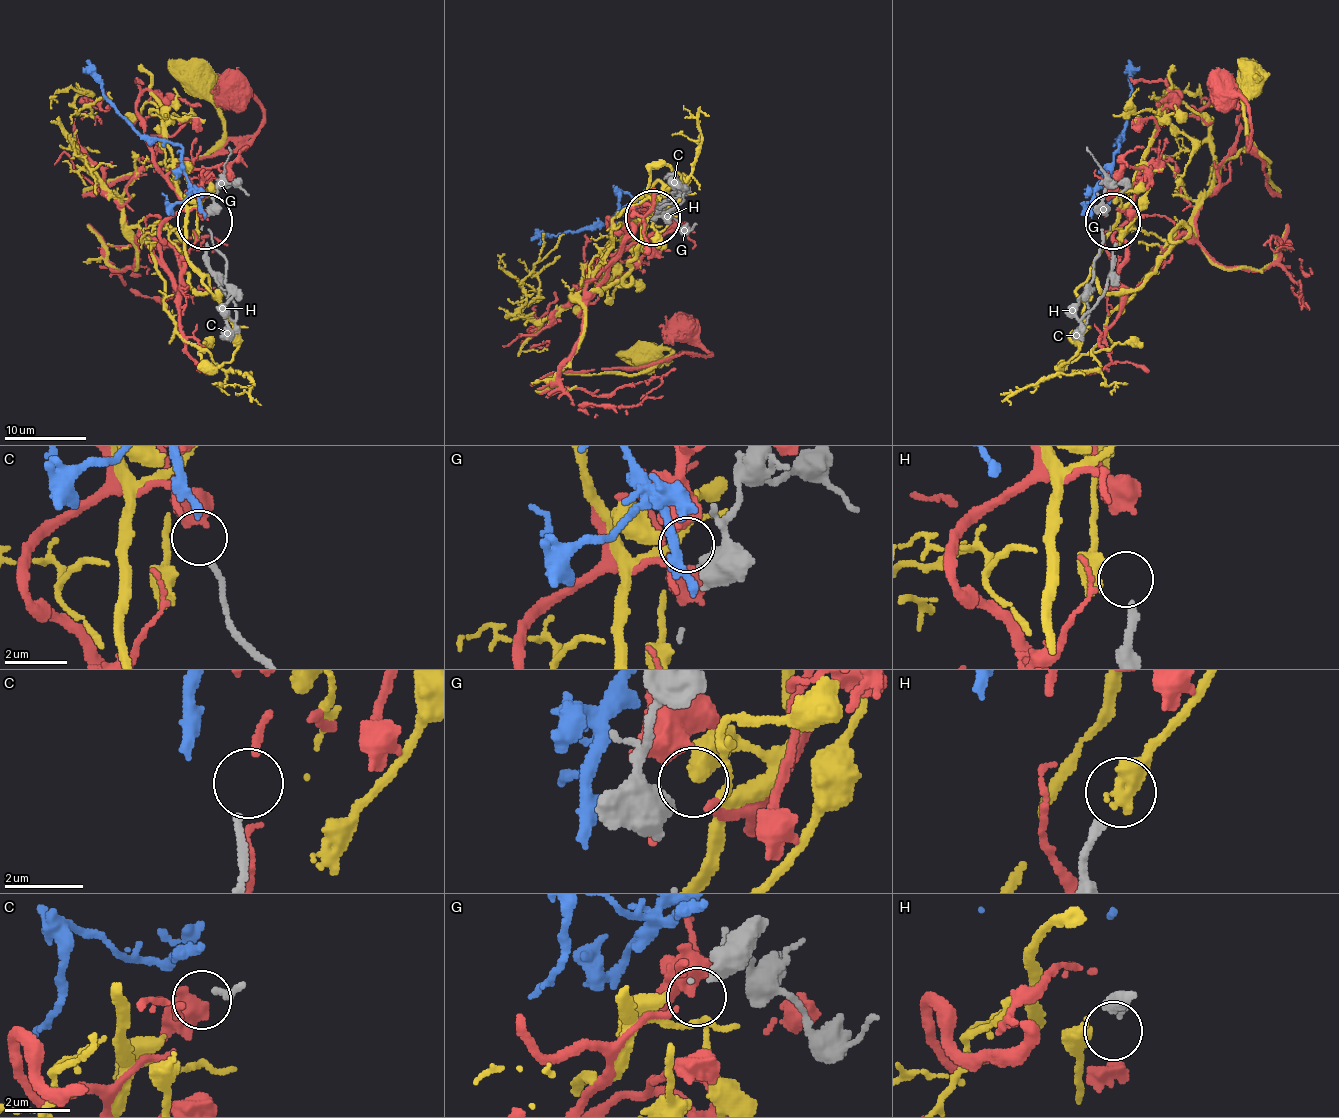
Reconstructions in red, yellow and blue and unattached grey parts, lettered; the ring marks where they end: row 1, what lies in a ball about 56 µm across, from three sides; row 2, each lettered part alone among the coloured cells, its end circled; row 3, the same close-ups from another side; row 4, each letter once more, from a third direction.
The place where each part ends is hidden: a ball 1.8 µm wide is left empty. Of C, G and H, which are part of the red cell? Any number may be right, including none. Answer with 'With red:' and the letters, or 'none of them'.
With red: C

